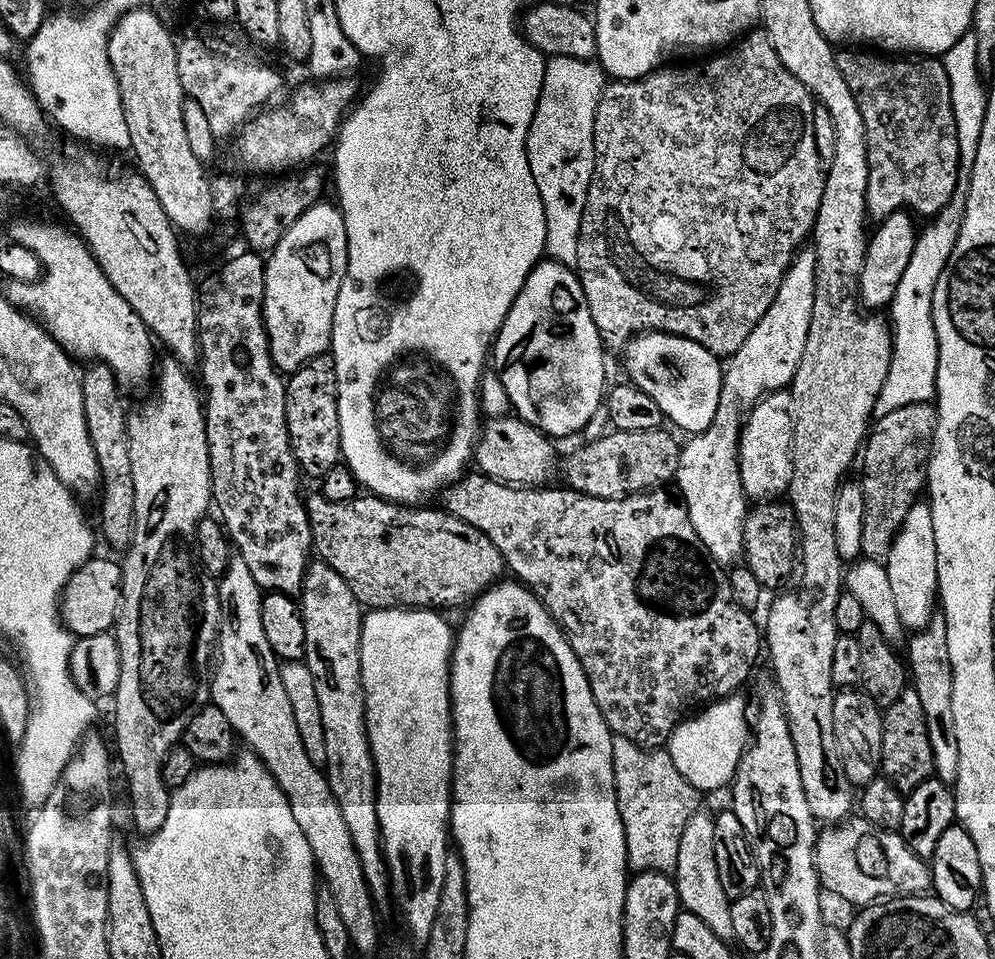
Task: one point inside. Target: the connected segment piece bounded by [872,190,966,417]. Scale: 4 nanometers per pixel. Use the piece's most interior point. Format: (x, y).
(914, 363)

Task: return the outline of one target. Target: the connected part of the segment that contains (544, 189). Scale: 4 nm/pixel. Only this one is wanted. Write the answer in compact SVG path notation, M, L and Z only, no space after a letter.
M565 56L551 57L544 65L542 94L538 94L538 106L526 138L530 174L534 174L534 186L538 186L542 210L546 214L544 246L547 255L570 269L575 269L578 262L582 210L596 161L594 114L605 83L606 73L599 63Z

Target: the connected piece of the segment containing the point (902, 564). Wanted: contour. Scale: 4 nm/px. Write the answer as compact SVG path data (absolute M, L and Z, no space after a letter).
M918 502L910 506L910 514L906 514L888 551L886 567L890 574L890 587L896 600L898 618L902 618L905 629L924 628L938 610L938 554L934 546L931 503Z

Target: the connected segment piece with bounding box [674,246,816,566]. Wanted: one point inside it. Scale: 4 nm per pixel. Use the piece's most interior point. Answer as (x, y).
(708, 474)

